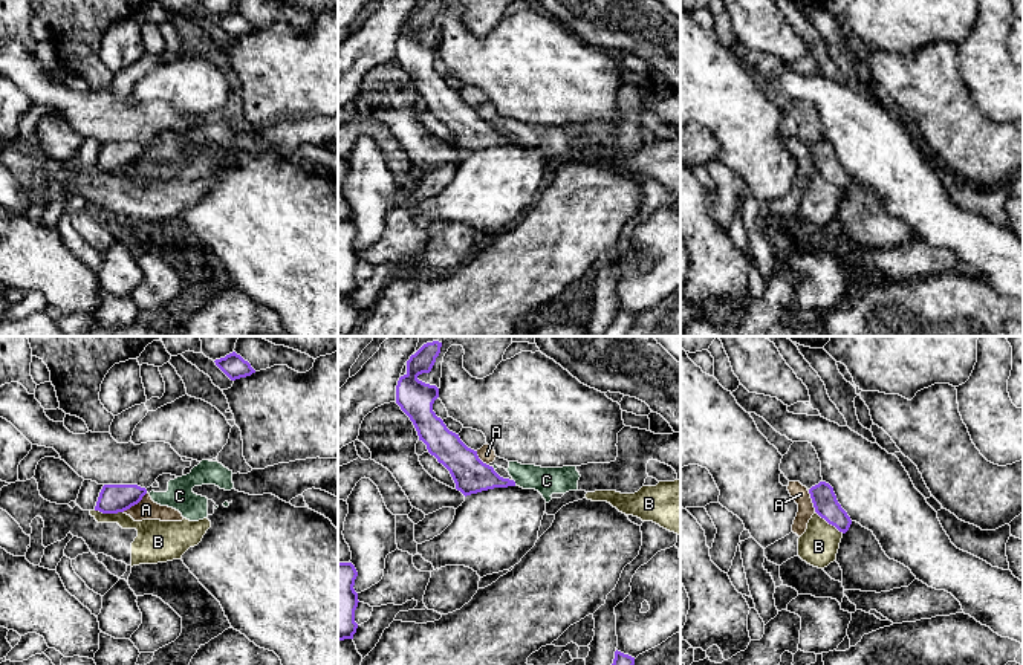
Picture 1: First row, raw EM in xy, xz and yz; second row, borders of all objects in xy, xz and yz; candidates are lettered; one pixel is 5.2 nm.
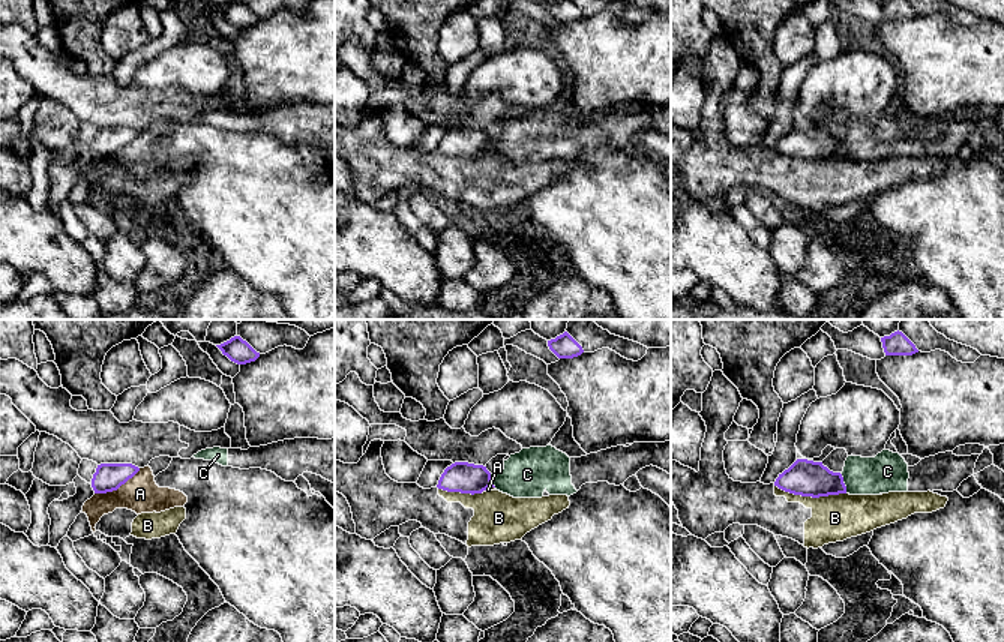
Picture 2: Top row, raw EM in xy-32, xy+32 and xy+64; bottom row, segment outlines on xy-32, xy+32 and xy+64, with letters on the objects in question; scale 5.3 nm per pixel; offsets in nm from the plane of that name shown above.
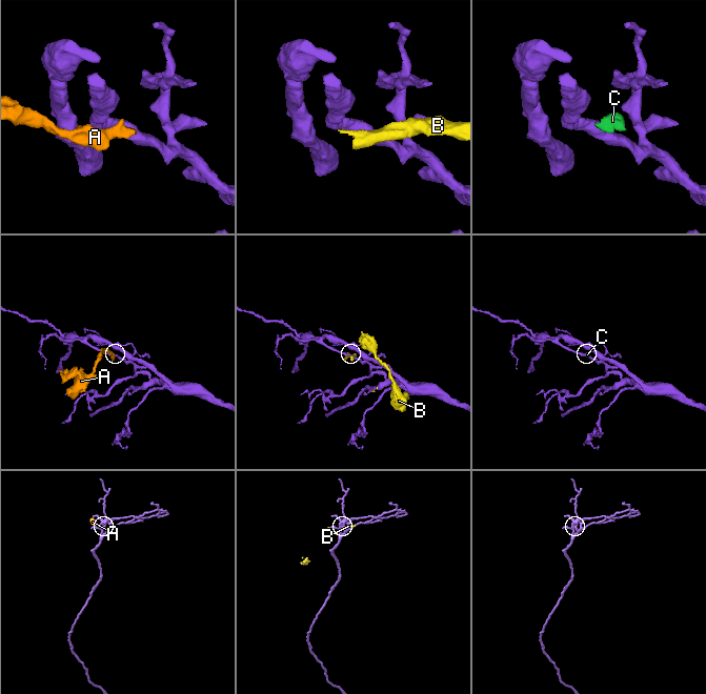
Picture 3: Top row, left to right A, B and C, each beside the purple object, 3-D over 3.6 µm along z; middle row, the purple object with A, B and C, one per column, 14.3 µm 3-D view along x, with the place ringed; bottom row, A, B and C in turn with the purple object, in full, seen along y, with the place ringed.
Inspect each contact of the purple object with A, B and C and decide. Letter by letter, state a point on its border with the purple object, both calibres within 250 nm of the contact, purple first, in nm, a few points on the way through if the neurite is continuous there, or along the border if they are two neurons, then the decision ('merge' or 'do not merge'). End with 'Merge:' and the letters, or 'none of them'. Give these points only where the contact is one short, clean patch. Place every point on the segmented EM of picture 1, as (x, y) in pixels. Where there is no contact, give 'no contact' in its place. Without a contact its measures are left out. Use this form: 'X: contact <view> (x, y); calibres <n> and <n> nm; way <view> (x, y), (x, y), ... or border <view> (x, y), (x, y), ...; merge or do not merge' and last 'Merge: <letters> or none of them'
A: contact xy (135, 503); calibres 150 and 110 nm; do not merge
B: contact xy (109, 512); calibres 150 and 140 nm; do not merge
C: contact xz (514, 482); calibres 190 and 140 nm; border xz (513, 479), (516, 483); do not merge
Merge: none of them

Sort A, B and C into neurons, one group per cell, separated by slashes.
A C / B

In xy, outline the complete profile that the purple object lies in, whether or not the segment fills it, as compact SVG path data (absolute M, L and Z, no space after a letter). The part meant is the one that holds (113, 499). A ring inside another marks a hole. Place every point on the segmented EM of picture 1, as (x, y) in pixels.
M104 485L95 511L102 514L118 514L138 504L147 494L145 488L138 485Z

